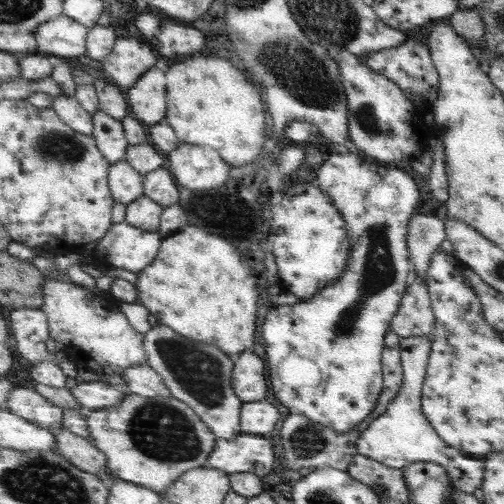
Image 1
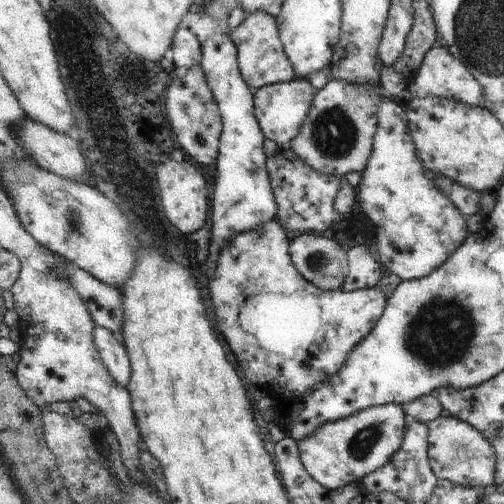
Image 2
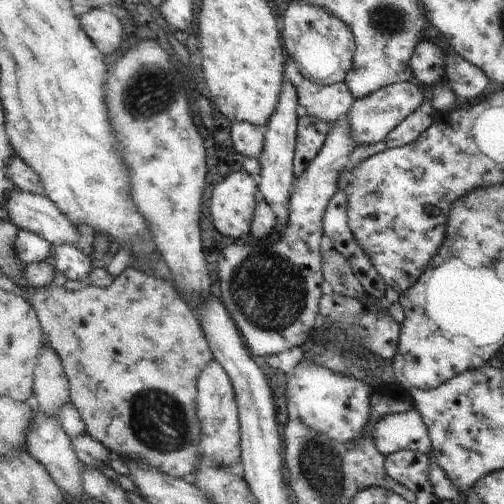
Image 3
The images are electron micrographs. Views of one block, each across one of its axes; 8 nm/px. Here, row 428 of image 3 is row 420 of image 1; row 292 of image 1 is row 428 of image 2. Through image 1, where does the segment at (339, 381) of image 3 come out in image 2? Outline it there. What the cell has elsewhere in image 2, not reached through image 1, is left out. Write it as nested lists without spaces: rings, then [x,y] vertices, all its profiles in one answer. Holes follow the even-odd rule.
[[[397,404],[365,408],[349,418],[321,424],[309,436],[301,438],[297,444],[299,462],[303,470],[327,492],[349,486],[353,482],[359,484],[367,474],[385,466],[399,450],[407,424],[409,420]]]

